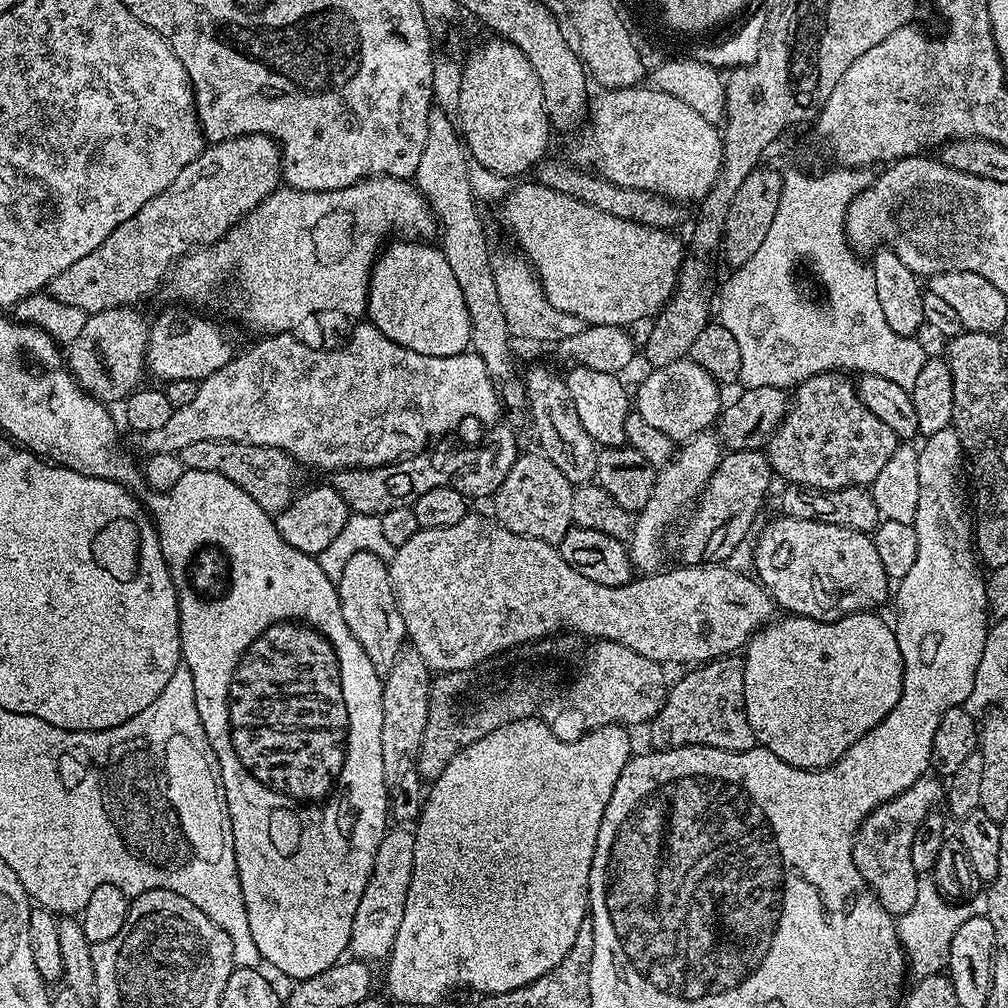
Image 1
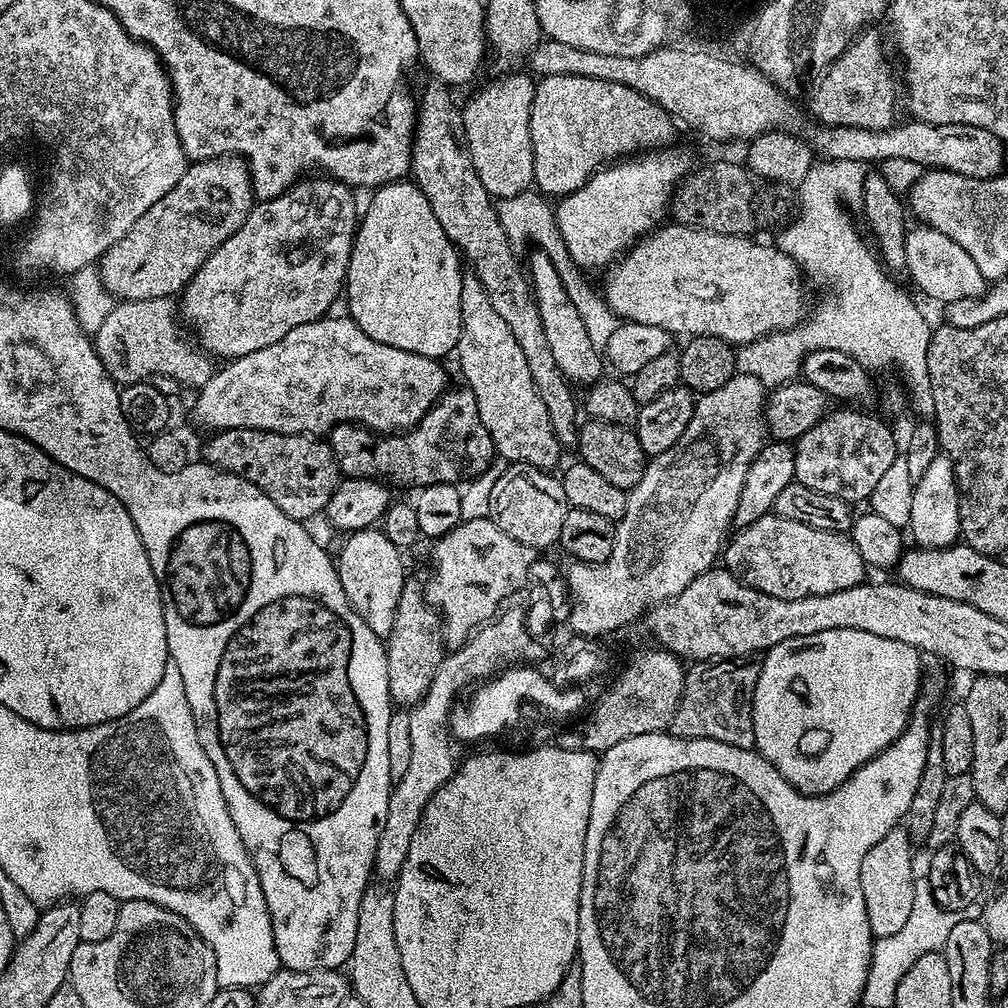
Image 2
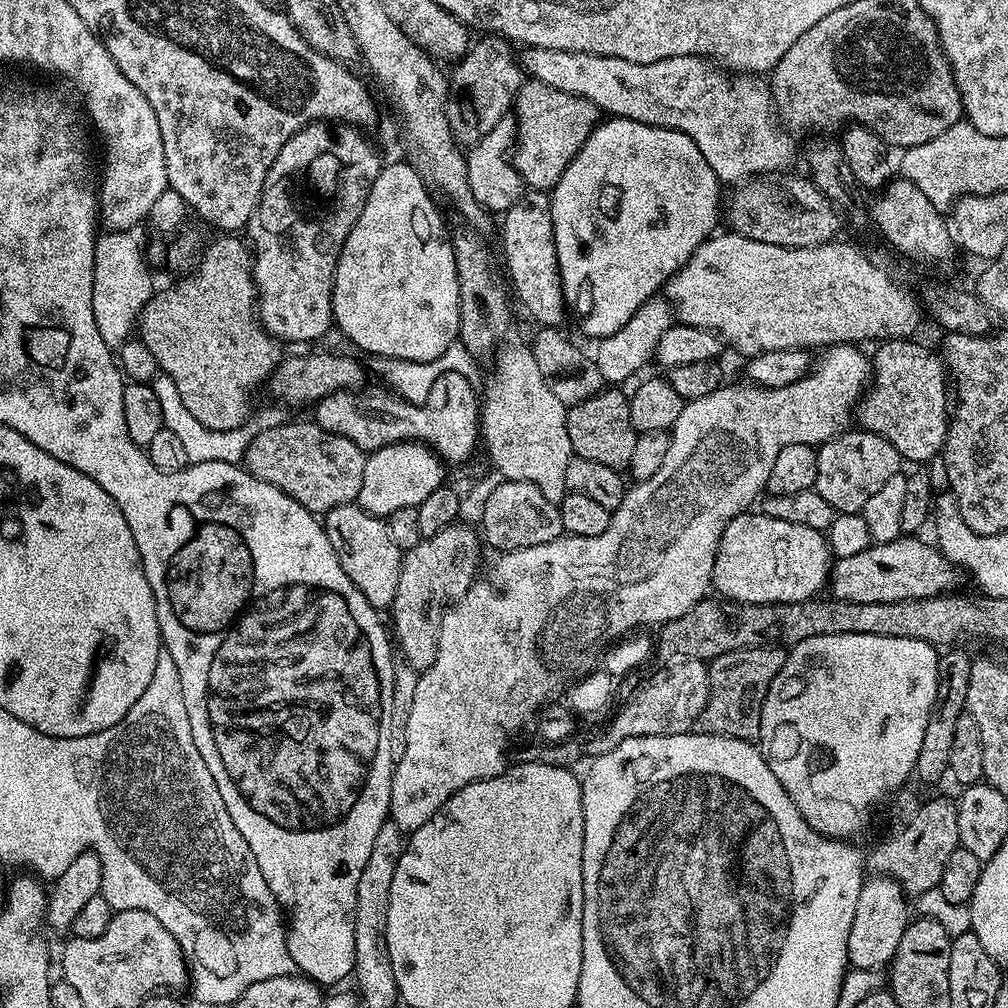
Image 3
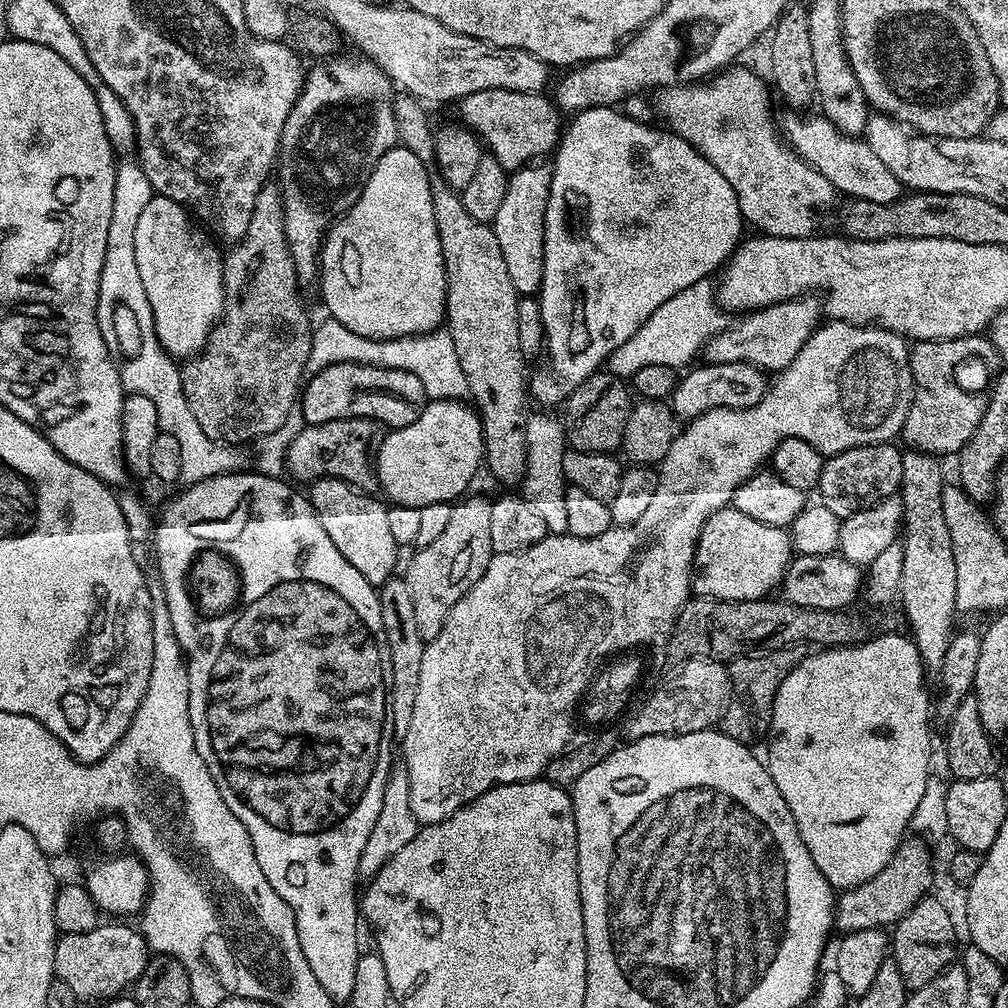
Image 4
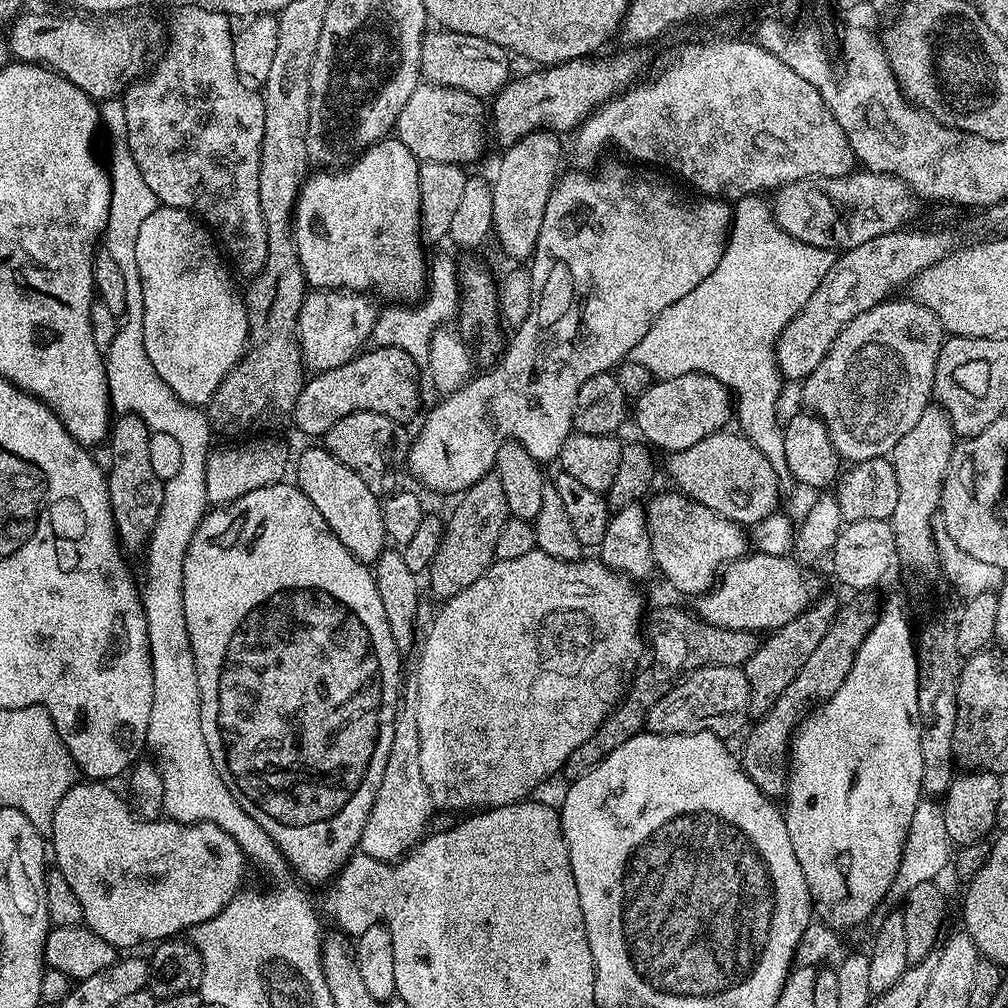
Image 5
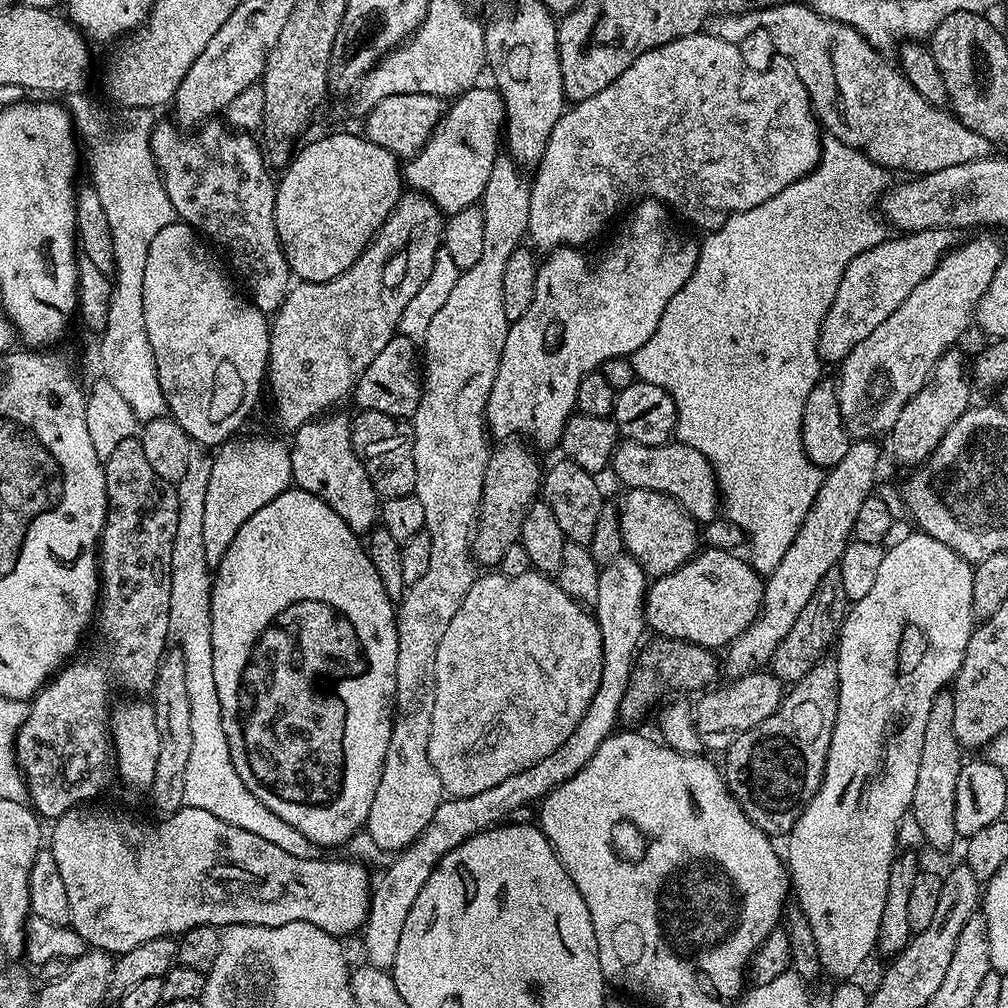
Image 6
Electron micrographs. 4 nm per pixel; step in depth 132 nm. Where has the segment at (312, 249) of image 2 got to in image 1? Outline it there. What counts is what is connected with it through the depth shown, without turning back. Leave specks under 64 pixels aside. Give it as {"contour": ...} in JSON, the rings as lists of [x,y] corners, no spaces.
{"contour":[[[168,308],[155,321],[151,321],[148,329],[148,358],[146,368],[149,373],[152,372],[160,379],[160,382],[186,378],[187,380],[202,381],[214,370],[222,370],[226,362],[230,362],[234,355],[232,349],[232,340],[215,324],[212,320],[207,320],[204,316],[199,316],[199,311],[188,310],[192,312],[183,312],[180,308]]]}

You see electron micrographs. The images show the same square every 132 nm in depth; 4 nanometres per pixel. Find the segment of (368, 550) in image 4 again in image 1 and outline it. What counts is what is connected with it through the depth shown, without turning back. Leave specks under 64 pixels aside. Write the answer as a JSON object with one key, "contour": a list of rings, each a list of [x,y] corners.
{"contour":[[[359,552],[346,562],[340,579],[335,581],[336,593],[342,606],[342,618],[350,626],[350,634],[358,638],[358,646],[366,650],[366,658],[377,670],[386,670],[401,654],[406,644],[406,633],[398,602],[390,582],[388,564],[369,552]]]}

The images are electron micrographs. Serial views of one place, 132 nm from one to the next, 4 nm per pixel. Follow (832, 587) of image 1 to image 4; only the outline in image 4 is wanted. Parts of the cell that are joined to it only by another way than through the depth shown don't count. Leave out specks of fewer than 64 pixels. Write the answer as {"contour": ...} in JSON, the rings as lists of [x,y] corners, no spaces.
{"contour":[[[731,506],[706,518],[700,528],[692,559],[692,590],[710,600],[763,600],[784,583],[784,575],[794,559],[789,533],[782,528],[754,522]]]}

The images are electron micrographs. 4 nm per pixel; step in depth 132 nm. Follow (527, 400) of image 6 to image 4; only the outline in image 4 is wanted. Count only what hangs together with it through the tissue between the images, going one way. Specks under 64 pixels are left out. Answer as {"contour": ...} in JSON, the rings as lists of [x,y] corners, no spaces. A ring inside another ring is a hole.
{"contour":[[[615,107],[587,108],[575,113],[571,117],[572,125],[567,125],[566,131],[561,135],[559,145],[554,153],[554,167],[552,168],[552,181],[550,182],[550,202],[546,206],[546,230],[544,231],[544,265],[542,266],[542,286],[538,293],[541,322],[544,324],[544,342],[546,356],[552,359],[552,368],[544,368],[541,372],[531,373],[530,396],[533,401],[540,404],[563,405],[568,395],[575,390],[586,378],[590,378],[607,361],[608,355],[626,338],[630,338],[674,294],[694,286],[700,280],[707,280],[712,271],[723,269],[731,255],[741,243],[740,231],[746,228],[746,221],[740,212],[738,198],[734,194],[734,186],[722,178],[720,171],[715,168],[707,158],[697,152],[688,141],[668,130],[655,132],[647,128],[647,123],[635,120],[634,117],[617,110]],[[433,399],[421,408],[418,418],[410,426],[391,429],[384,441],[379,441],[374,452],[374,471],[379,491],[384,491],[392,504],[425,508],[434,502],[456,502],[469,491],[476,471],[482,468],[484,459],[484,435],[482,422],[475,409],[459,399]]]}

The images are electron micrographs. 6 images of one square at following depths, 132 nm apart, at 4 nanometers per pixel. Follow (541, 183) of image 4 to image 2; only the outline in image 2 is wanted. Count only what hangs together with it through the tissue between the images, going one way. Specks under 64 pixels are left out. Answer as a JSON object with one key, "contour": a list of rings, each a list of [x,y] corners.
{"contour":[[[536,250],[532,257],[526,260],[526,275],[532,286],[532,297],[536,300],[538,314],[542,318],[542,330],[546,330],[546,338],[554,359],[558,362],[558,370],[573,385],[587,386],[596,383],[605,375],[606,360],[601,349],[590,342],[590,334],[586,334],[586,322],[582,314],[570,302],[570,294],[566,294],[566,286],[560,277],[560,270],[555,259],[552,260],[547,251]]]}

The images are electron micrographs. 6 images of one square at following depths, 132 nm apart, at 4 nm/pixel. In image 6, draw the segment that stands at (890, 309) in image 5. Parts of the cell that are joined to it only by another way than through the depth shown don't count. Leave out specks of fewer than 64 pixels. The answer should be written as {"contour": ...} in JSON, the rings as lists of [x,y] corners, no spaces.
{"contour":[[[980,236],[977,240],[972,240],[969,244],[961,243],[952,249],[944,261],[938,265],[933,272],[928,275],[922,282],[918,282],[918,286],[914,286],[914,290],[910,290],[910,298],[906,298],[906,302],[902,302],[902,306],[898,306],[898,310],[894,310],[894,314],[890,314],[890,318],[886,318],[886,322],[882,322],[882,326],[878,326],[878,330],[874,330],[874,334],[870,334],[866,338],[862,338],[862,342],[858,342],[858,346],[854,346],[852,353],[839,365],[838,371],[838,391],[840,394],[840,412],[844,415],[844,425],[852,440],[871,440],[880,438],[880,435],[891,433],[894,422],[898,422],[898,414],[902,414],[902,408],[906,406],[906,402],[910,402],[912,396],[918,394],[922,390],[922,386],[927,382],[928,375],[934,370],[934,366],[938,362],[938,358],[943,352],[948,351],[957,343],[956,339],[967,330],[973,327],[976,307],[980,305],[980,300],[986,294],[986,290],[990,286],[1000,263],[1006,258],[1006,252],[1000,249],[1000,244],[992,236]]]}

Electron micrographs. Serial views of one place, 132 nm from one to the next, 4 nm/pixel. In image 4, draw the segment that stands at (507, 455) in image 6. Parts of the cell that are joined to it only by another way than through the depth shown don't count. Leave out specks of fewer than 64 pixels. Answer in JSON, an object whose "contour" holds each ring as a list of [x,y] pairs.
{"contour":[[[468,494],[459,502],[452,504],[450,522],[430,546],[416,548],[408,569],[402,572],[406,586],[410,586],[410,595],[414,601],[414,619],[418,625],[418,634],[424,641],[438,638],[438,633],[446,622],[450,610],[482,578],[486,566],[492,561],[493,550],[490,542],[490,510],[492,500],[483,500],[480,496]]]}

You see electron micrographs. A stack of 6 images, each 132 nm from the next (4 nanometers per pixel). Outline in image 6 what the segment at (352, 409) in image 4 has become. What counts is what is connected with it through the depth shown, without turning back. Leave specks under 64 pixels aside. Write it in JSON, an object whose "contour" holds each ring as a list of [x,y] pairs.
{"contour":[[[397,334],[393,336],[390,342],[386,342],[382,354],[378,354],[378,358],[374,358],[374,362],[370,362],[370,366],[366,366],[366,370],[360,375],[360,380],[354,389],[354,397],[361,405],[361,409],[370,412],[381,412],[387,416],[397,418],[411,418],[418,410],[420,405],[420,394],[422,391],[422,368],[418,363],[418,344],[410,338]]]}

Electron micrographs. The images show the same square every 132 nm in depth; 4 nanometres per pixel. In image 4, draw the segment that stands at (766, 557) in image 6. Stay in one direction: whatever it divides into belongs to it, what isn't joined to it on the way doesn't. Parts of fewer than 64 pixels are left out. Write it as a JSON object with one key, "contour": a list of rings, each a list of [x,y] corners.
{"contour":[[[711,279],[700,280],[694,286],[674,294],[618,350],[608,355],[606,361],[607,371],[613,376],[631,378],[642,366],[670,366],[677,370],[691,365],[695,356],[701,355],[702,349],[708,343],[708,339],[715,336],[717,331],[724,328],[726,320],[723,320],[722,309],[716,303],[716,293]]]}

